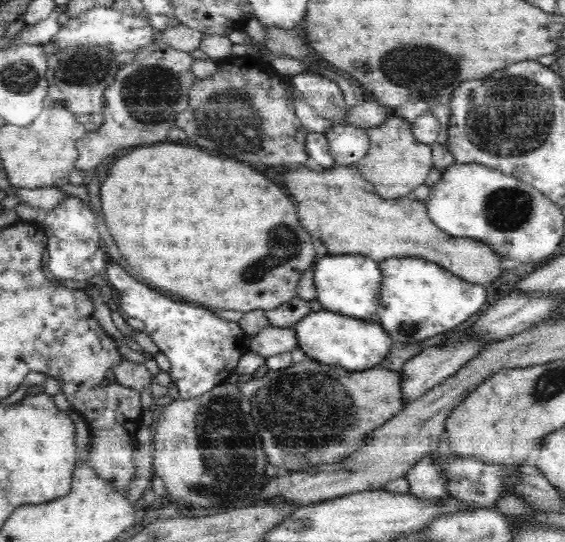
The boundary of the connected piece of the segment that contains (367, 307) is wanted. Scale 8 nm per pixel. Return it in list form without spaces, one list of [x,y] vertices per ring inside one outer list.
[[[326,254],[315,262],[316,299],[322,308],[347,317],[374,319],[381,301],[379,261],[360,254]]]

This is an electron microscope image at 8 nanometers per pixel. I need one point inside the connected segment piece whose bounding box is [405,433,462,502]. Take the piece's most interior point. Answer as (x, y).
(427, 480)

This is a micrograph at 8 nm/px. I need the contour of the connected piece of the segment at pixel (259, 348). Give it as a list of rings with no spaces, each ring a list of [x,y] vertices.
[[[269,325],[249,338],[248,346],[252,353],[268,358],[285,353],[297,346],[297,334],[293,328],[280,328]]]

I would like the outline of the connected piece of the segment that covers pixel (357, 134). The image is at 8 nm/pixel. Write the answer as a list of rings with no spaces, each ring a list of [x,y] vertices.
[[[333,124],[326,132],[329,151],[336,165],[355,165],[370,148],[365,129],[354,125]]]

